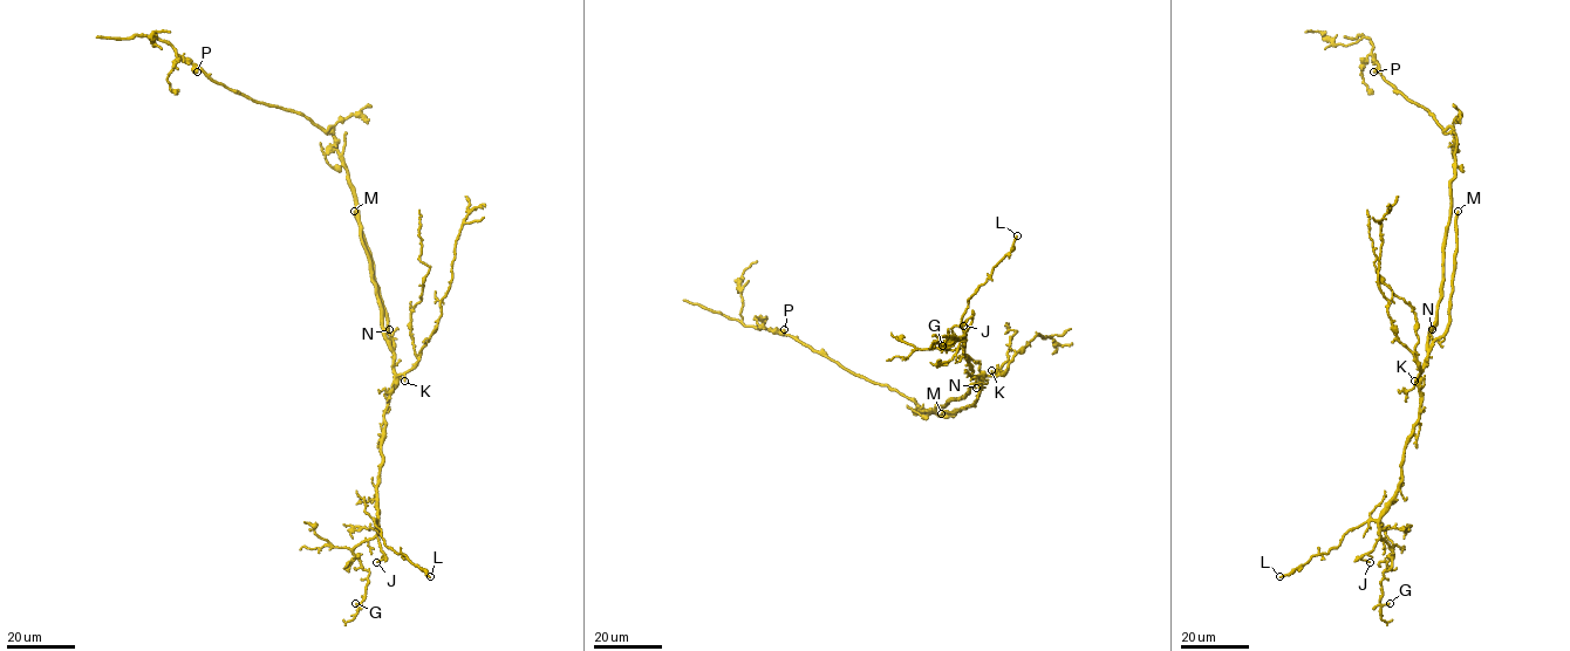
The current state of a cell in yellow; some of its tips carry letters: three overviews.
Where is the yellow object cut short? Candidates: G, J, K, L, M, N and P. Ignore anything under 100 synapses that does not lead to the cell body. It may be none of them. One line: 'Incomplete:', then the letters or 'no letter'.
Incomplete: M

